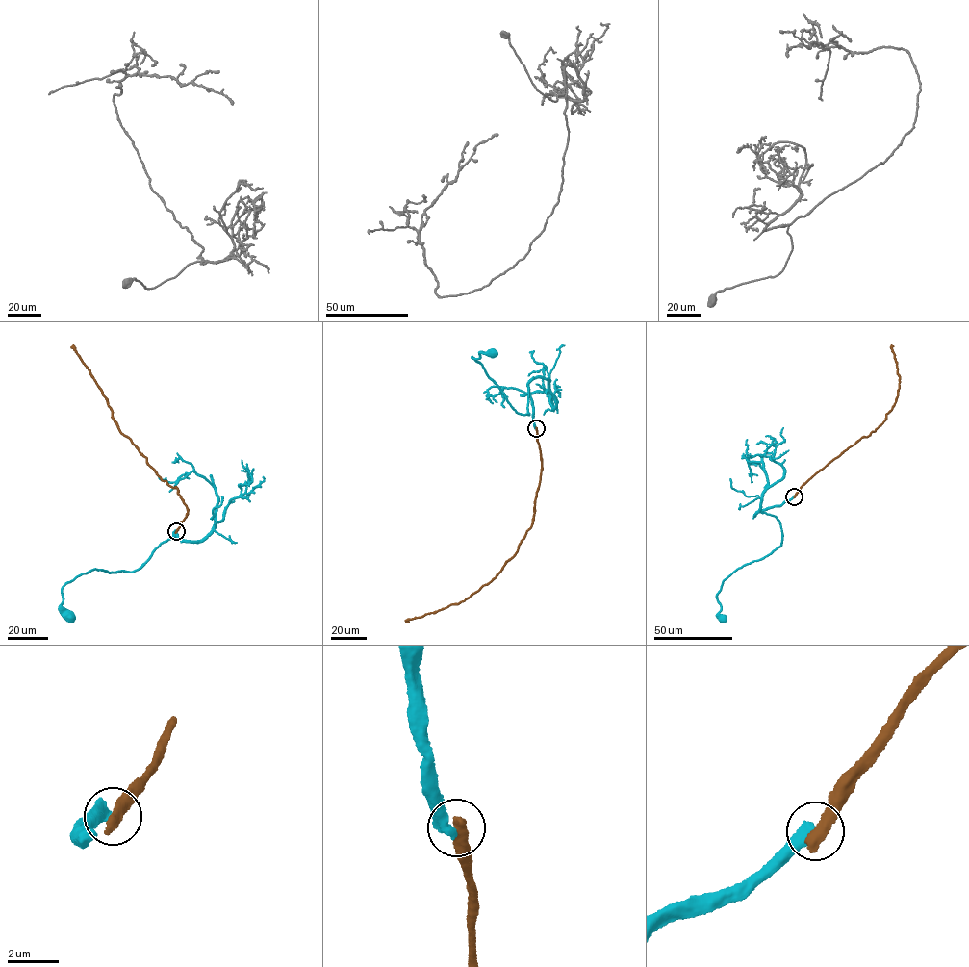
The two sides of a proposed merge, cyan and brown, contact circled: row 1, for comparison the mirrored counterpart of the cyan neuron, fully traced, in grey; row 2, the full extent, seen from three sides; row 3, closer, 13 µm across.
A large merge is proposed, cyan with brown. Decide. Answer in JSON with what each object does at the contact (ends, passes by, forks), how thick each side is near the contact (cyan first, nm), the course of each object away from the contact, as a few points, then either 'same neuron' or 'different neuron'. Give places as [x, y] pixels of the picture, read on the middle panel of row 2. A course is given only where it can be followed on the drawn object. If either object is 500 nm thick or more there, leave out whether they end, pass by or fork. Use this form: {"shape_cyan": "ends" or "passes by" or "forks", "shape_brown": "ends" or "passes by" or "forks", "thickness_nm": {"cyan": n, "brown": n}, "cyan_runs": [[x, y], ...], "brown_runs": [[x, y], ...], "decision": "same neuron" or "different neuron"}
{"shape_cyan": "ends", "shape_brown": "ends", "thickness_nm": {"cyan": 480, "brown": 480}, "cyan_runs": [[536, 428], [528, 388], [529, 414], [516, 412], [481, 365], [471, 357], [481, 357], [480, 352], [492, 352]], "brown_runs": [[536, 428], [542, 467], [540, 479], [531, 525], [514, 555], [497, 576], [460, 602], [405, 622]], "decision": "different neuron"}

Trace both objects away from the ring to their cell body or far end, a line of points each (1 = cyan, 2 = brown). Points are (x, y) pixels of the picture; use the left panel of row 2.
1: (175, 531), (139, 569), (92, 570), (66, 584), (61, 606), (69, 617)
2: (176, 531), (188, 511), (177, 488), (162, 480), (147, 458), (120, 432), (101, 389), (72, 345)

